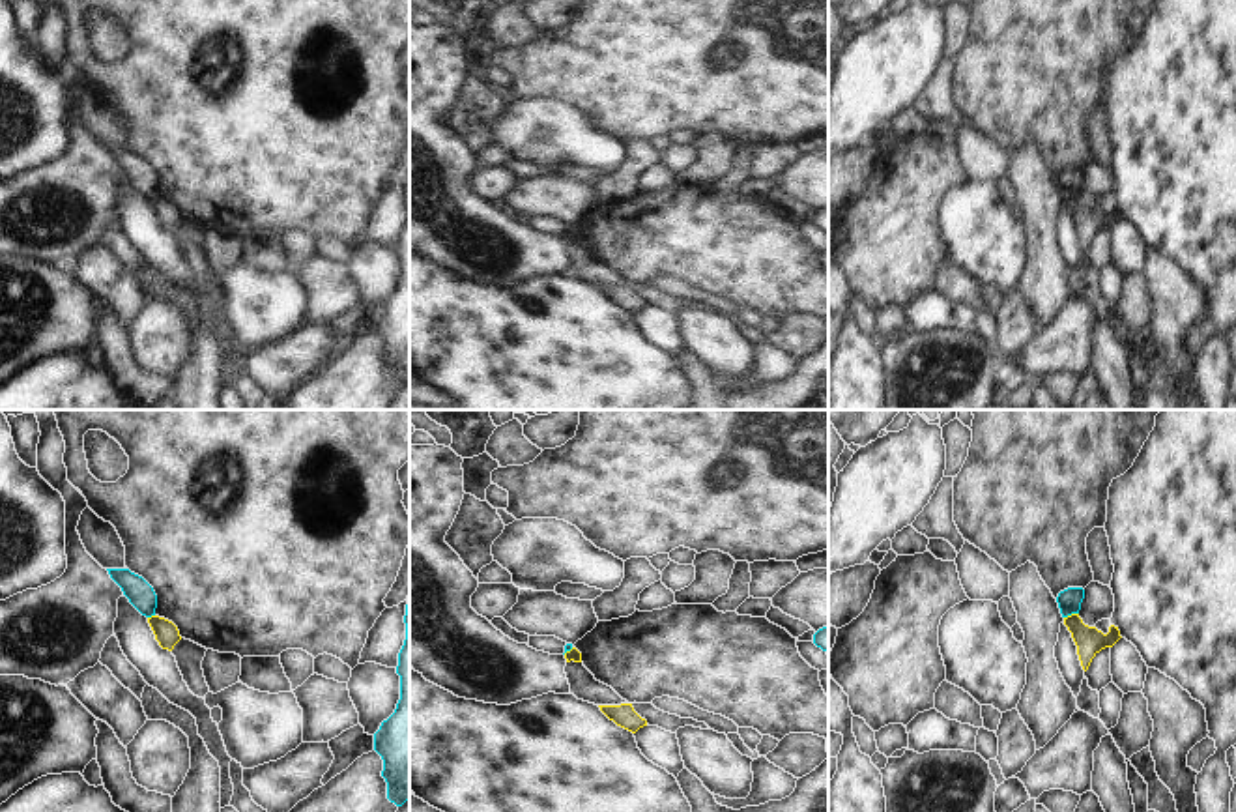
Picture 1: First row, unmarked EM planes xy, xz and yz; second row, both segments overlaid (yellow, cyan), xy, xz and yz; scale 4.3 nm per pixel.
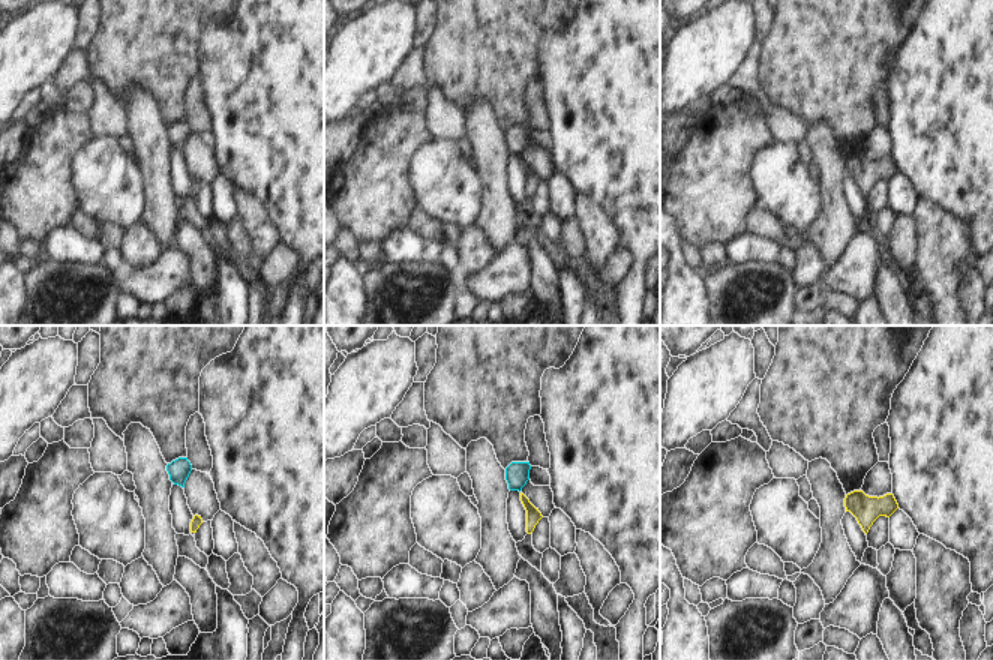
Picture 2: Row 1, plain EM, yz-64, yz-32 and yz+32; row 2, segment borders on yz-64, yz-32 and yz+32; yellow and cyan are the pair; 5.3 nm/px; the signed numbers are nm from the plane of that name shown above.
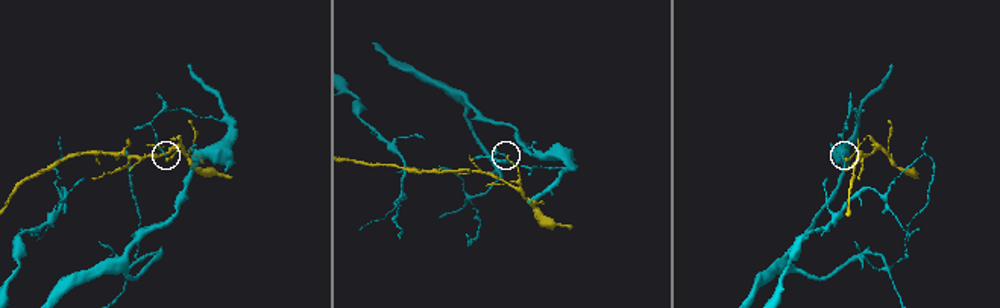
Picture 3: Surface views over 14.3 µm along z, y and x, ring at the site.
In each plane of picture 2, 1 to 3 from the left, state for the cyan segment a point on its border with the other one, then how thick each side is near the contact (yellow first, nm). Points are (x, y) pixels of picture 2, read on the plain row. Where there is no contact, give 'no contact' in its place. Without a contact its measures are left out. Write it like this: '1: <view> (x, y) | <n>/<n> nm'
1: no contact
2: no contact
3: no contact

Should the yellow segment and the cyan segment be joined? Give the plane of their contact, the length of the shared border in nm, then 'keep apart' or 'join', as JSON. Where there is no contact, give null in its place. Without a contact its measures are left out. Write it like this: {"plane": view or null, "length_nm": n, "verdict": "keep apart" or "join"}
{"plane": "yz", "length_nm": 70, "verdict": "keep apart"}

